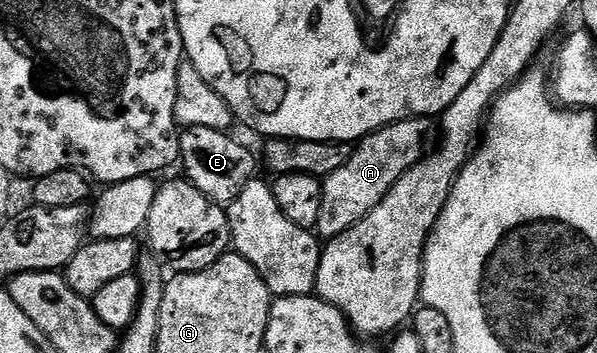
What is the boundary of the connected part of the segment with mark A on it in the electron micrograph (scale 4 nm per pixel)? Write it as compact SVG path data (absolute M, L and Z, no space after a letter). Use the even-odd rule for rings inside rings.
M410 117L408 121L396 121L385 129L375 131L370 137L364 137L356 142L355 148L350 152L347 163L339 167L332 175L324 178L321 190L323 191L323 204L320 208L319 223L316 234L321 239L332 239L343 235L351 227L355 227L399 183L399 179L415 163L426 156L425 144L435 137L435 121L432 117Z

